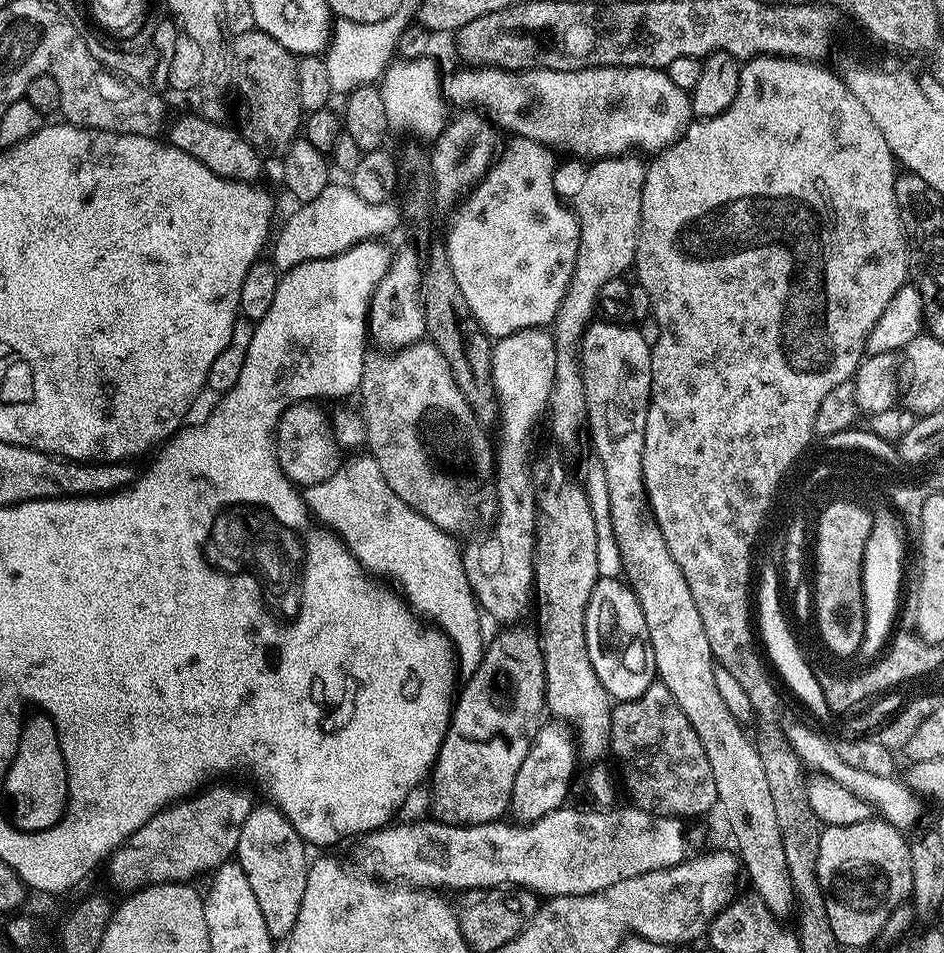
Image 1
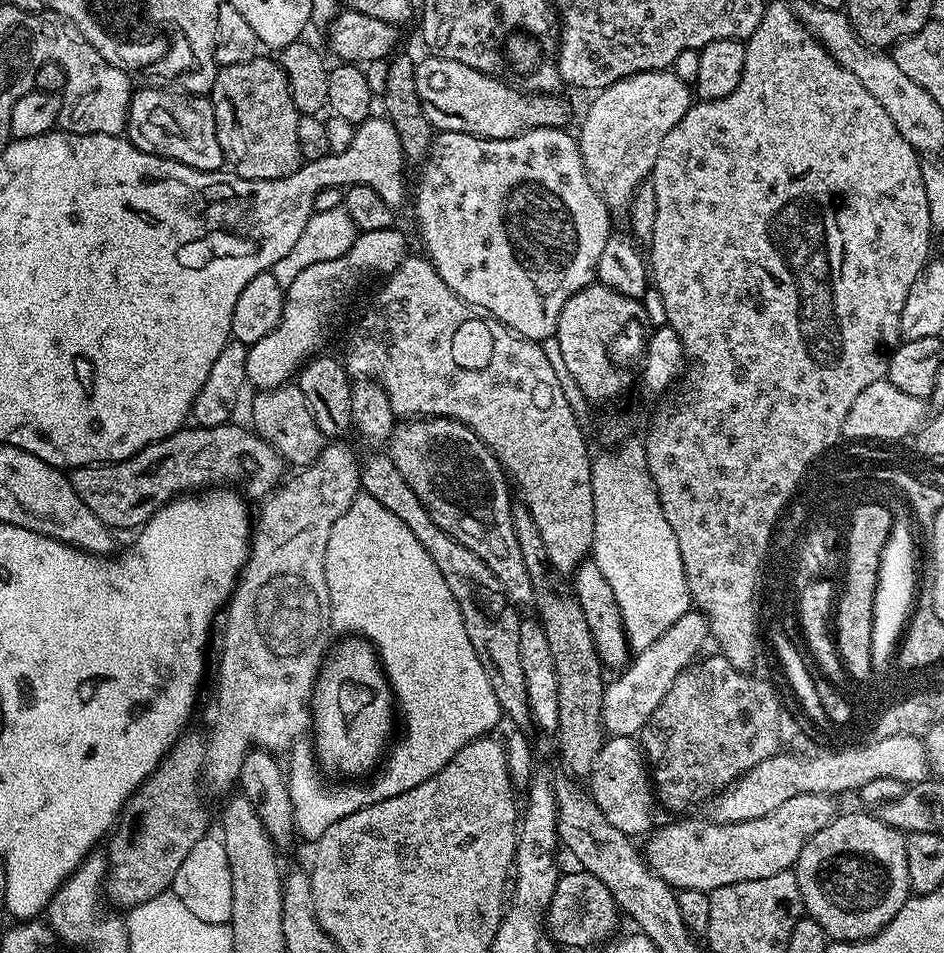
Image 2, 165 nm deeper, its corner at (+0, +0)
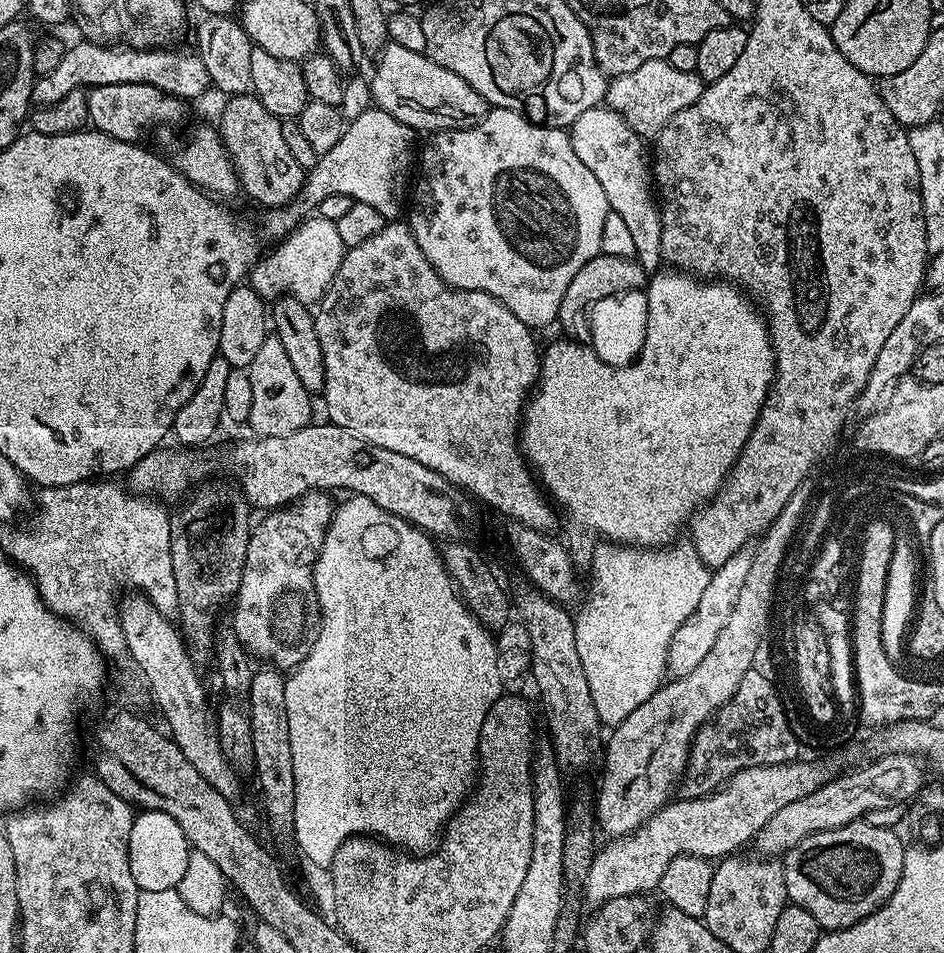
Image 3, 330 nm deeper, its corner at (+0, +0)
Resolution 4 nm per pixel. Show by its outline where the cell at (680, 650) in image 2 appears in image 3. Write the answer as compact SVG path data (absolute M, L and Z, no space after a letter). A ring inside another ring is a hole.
M745 548L738 554L731 555L722 566L712 572L705 593L701 595L701 602L698 602L694 613L690 614L675 632L671 646L668 647L668 669L673 677L690 674L691 670L710 654L710 649L714 646L714 641L721 633L727 618L730 618L730 611L741 594L747 575L750 574L752 557L753 553Z

